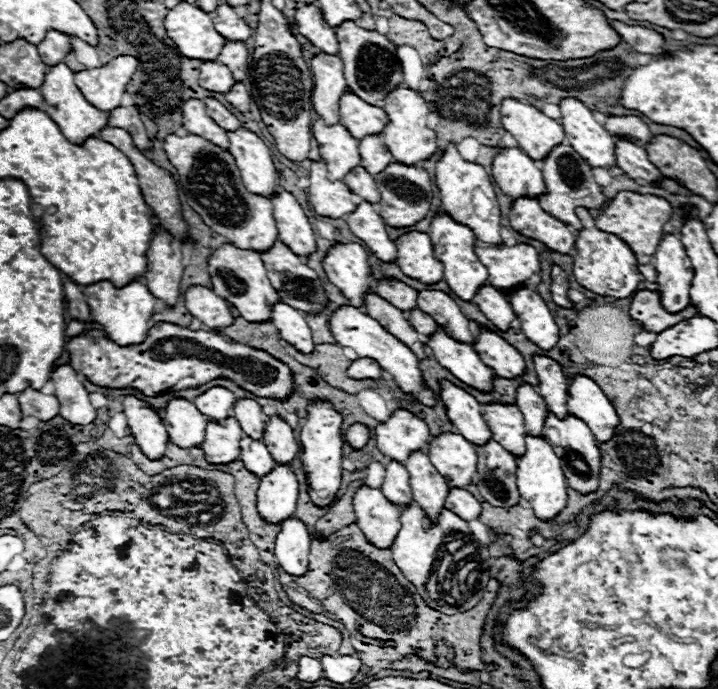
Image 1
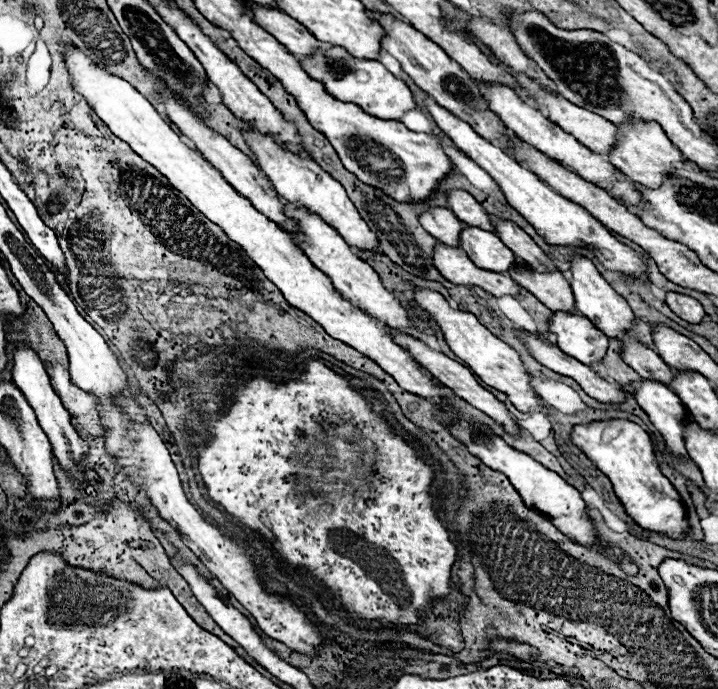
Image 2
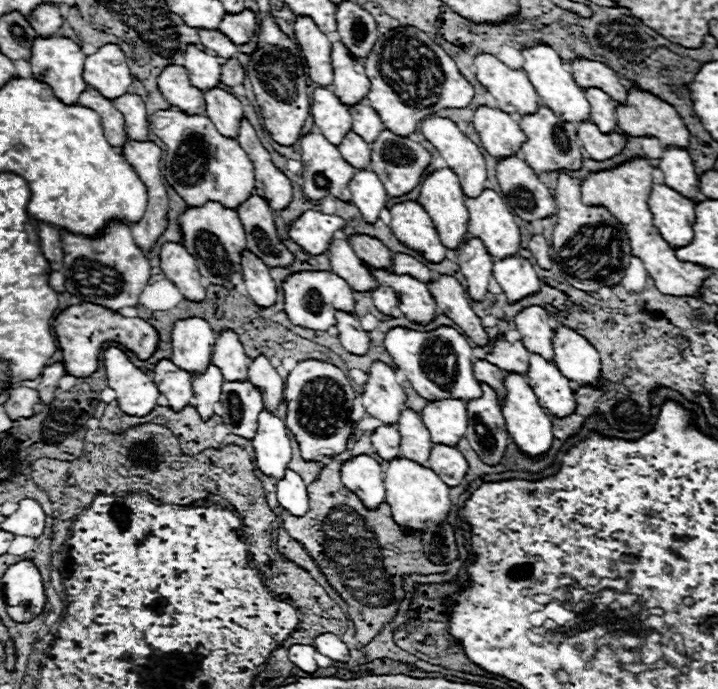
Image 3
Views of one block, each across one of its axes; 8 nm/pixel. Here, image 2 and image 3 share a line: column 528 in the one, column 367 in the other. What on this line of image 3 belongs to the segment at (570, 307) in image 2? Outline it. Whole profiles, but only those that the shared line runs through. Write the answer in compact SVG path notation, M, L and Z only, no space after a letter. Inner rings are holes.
M334 238L328 248L328 256L332 262L332 272L346 280L346 284L354 292L370 292L380 286L380 282L372 276L368 266L360 262L360 258L354 254L348 240Z

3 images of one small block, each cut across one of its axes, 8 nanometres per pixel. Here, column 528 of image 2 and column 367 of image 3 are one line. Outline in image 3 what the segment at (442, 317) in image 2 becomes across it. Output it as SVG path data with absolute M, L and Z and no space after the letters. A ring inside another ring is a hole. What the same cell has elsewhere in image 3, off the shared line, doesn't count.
M374 362L360 400L370 416L382 420L384 424L396 424L400 412L404 410L406 394L396 382L394 370L382 362Z

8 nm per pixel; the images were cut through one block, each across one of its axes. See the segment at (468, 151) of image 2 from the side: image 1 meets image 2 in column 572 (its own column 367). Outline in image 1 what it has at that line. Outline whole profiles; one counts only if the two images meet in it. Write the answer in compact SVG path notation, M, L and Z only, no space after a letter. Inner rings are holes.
M368 202L358 204L358 208L346 216L346 222L354 236L358 236L368 250L382 262L396 260L396 244L386 234L384 220L376 214L374 206Z

